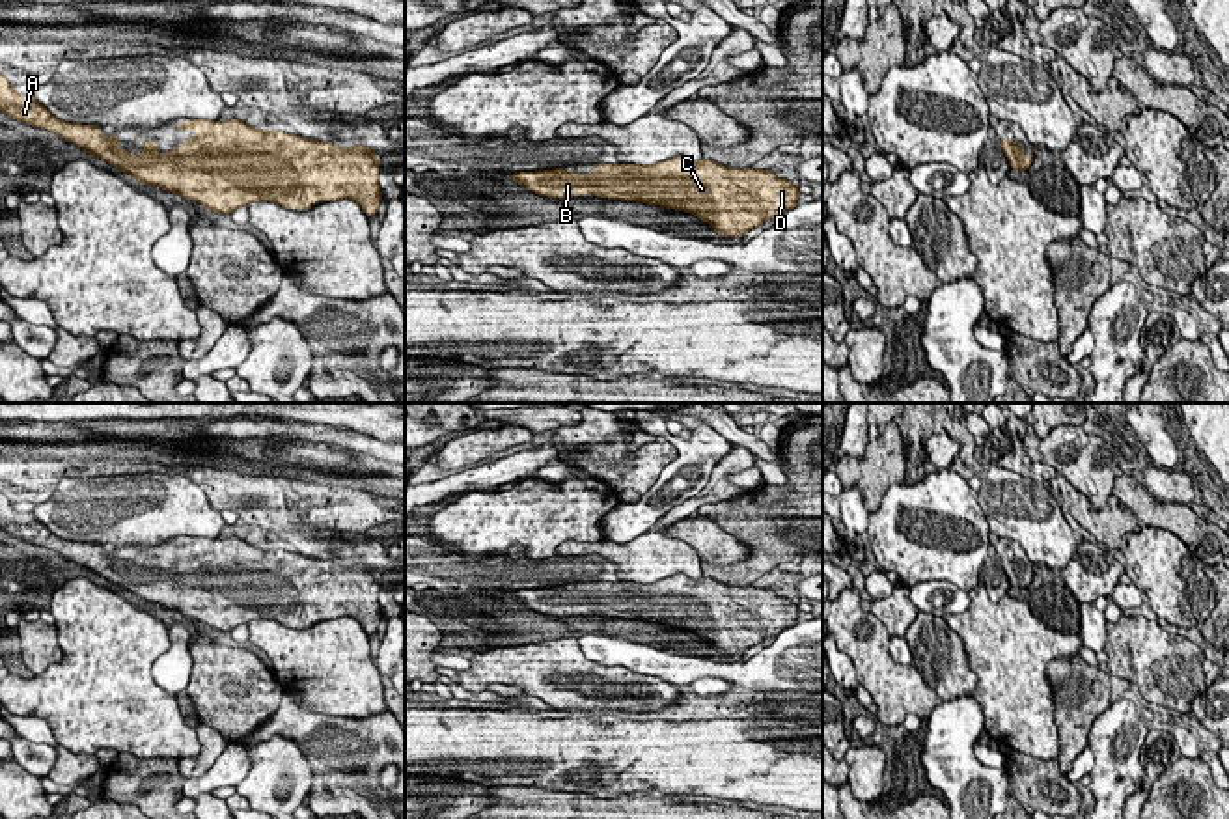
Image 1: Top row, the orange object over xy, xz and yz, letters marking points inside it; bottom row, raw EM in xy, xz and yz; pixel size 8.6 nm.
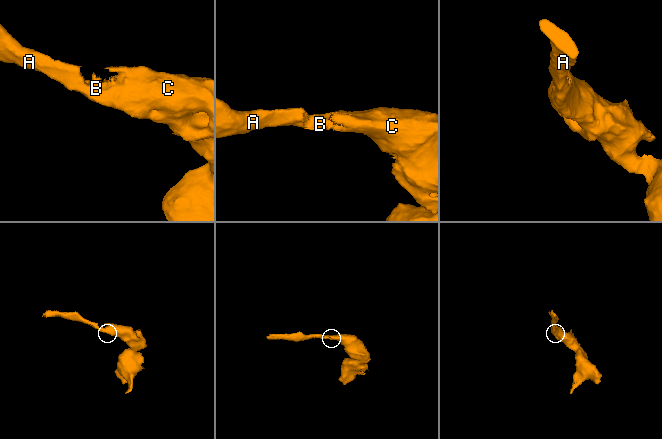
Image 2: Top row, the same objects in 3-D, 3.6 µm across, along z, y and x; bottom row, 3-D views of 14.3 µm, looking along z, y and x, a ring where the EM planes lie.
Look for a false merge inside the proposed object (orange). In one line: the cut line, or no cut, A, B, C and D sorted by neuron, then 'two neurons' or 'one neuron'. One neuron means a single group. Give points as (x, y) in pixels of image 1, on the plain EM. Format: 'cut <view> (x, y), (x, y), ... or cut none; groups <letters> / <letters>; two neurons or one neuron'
cut none; groups A B C D; one neuron

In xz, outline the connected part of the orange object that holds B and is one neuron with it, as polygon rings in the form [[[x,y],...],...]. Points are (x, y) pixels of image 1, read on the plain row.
[[[686,575],[649,584],[595,580],[595,588],[582,595],[563,586],[515,590],[509,599],[548,616],[591,610],[608,618],[686,629],[711,642],[720,655],[744,655],[794,627],[800,614],[796,601],[778,597],[772,588],[727,586]]]

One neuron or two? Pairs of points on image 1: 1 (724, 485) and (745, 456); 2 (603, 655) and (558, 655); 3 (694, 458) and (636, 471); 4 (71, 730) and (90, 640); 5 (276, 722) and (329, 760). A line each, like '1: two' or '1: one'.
1: one
2: two
3: two
4: one
5: one

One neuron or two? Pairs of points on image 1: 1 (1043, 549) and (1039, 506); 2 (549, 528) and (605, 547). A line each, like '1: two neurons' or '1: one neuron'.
1: one neuron
2: two neurons

